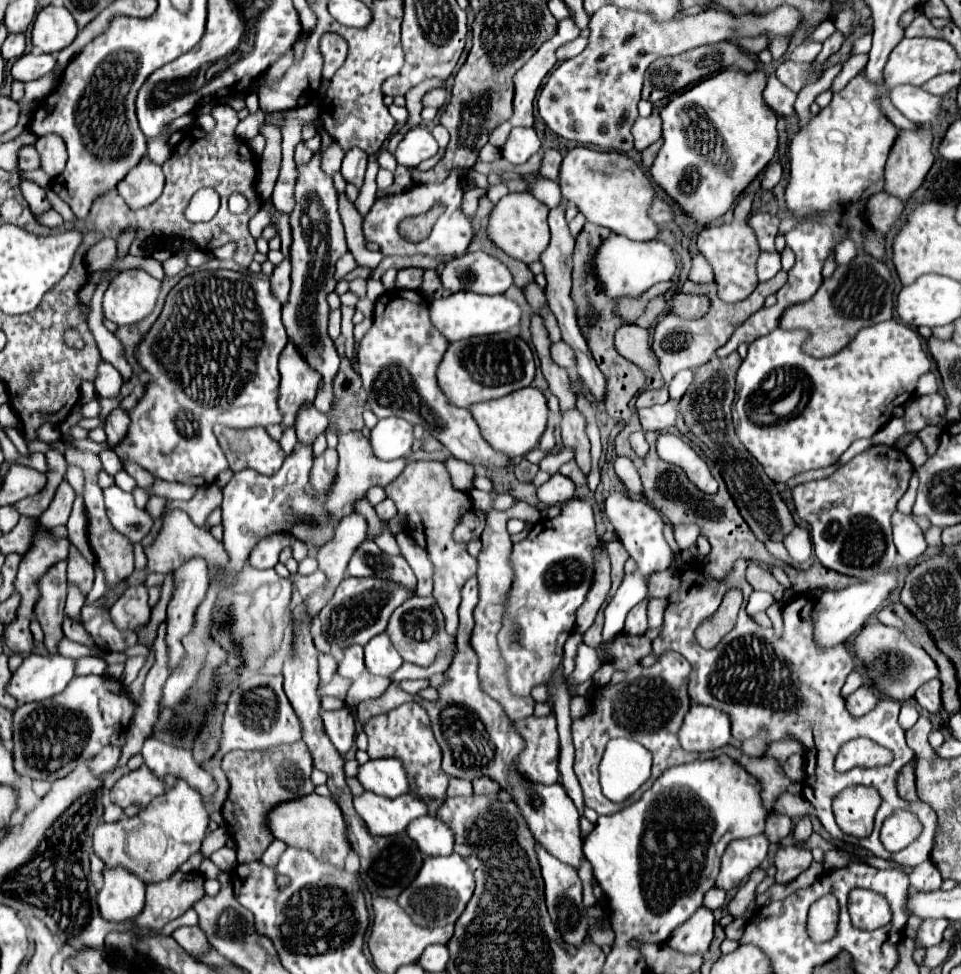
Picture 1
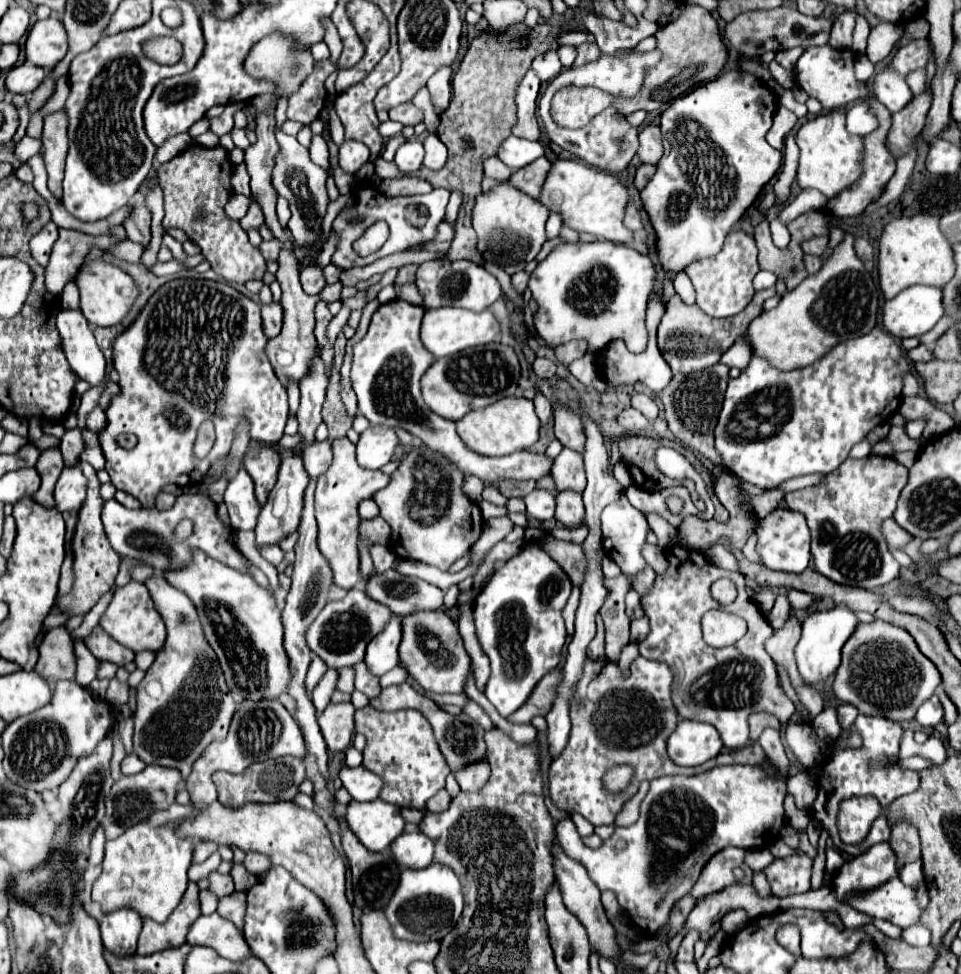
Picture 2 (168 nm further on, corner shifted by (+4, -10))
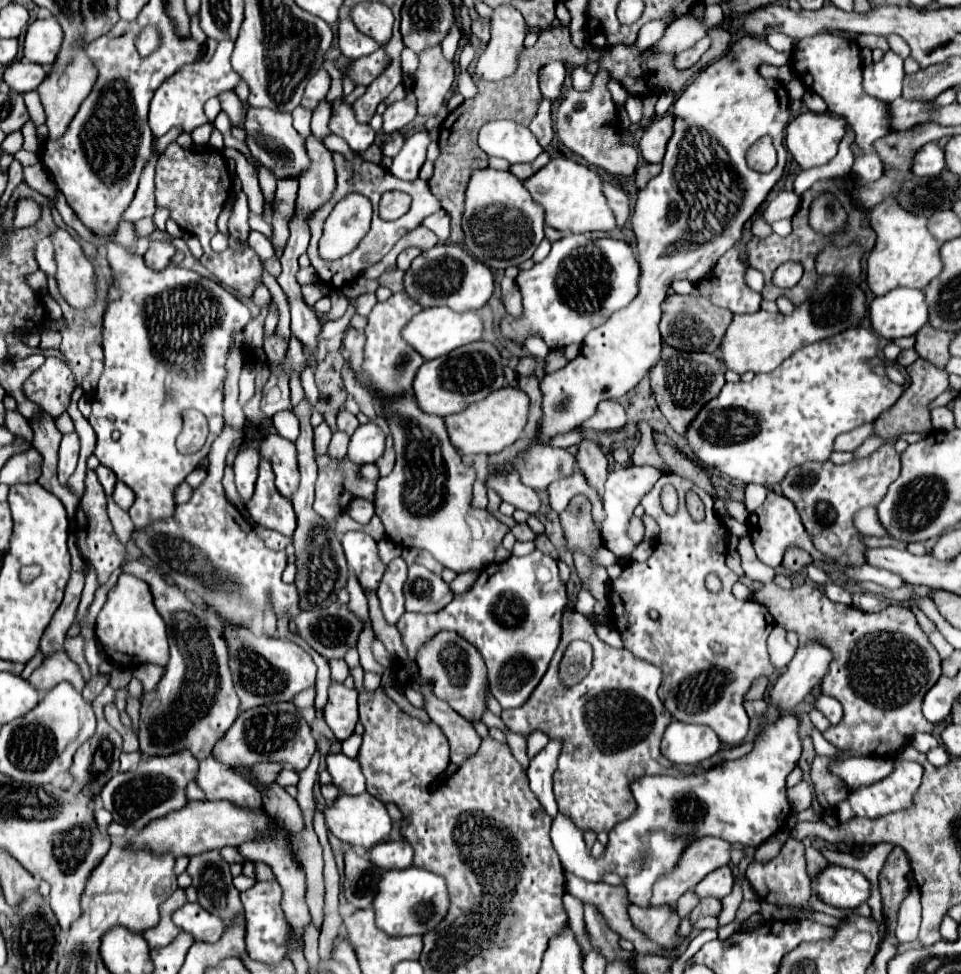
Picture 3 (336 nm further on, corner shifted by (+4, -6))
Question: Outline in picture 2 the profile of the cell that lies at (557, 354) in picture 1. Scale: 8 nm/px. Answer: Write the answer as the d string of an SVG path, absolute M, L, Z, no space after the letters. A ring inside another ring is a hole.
M538 357L534 363L532 363L532 371L542 377L542 379L550 379L556 375L556 363L550 361L550 359L544 359L544 357Z

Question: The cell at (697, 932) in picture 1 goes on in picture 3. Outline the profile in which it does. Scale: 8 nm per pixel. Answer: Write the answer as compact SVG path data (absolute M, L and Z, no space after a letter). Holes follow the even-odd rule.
M720 867L712 871L706 879L702 879L702 883L698 883L694 893L698 899L704 899L704 897L722 899L732 893L732 887L734 887L734 877L730 867Z

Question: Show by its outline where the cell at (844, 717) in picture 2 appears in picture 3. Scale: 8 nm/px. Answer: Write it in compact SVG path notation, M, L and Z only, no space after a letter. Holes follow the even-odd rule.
M820 695L820 697L818 697L818 701L816 701L816 709L820 709L820 711L826 715L826 719L828 719L832 725L838 725L838 723L842 721L844 711L842 711L840 701L836 701L834 697Z

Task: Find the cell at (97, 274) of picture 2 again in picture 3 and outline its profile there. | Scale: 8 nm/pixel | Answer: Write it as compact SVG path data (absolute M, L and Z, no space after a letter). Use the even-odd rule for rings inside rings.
M68 231L52 233L58 259L58 287L62 297L76 309L88 309L96 303L96 275L92 261L84 255L80 243Z

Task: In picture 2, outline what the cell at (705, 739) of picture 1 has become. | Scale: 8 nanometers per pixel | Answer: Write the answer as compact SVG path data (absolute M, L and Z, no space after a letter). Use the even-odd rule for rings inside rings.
M680 721L668 739L668 755L682 767L696 767L714 759L722 749L722 739L714 727L700 721Z

